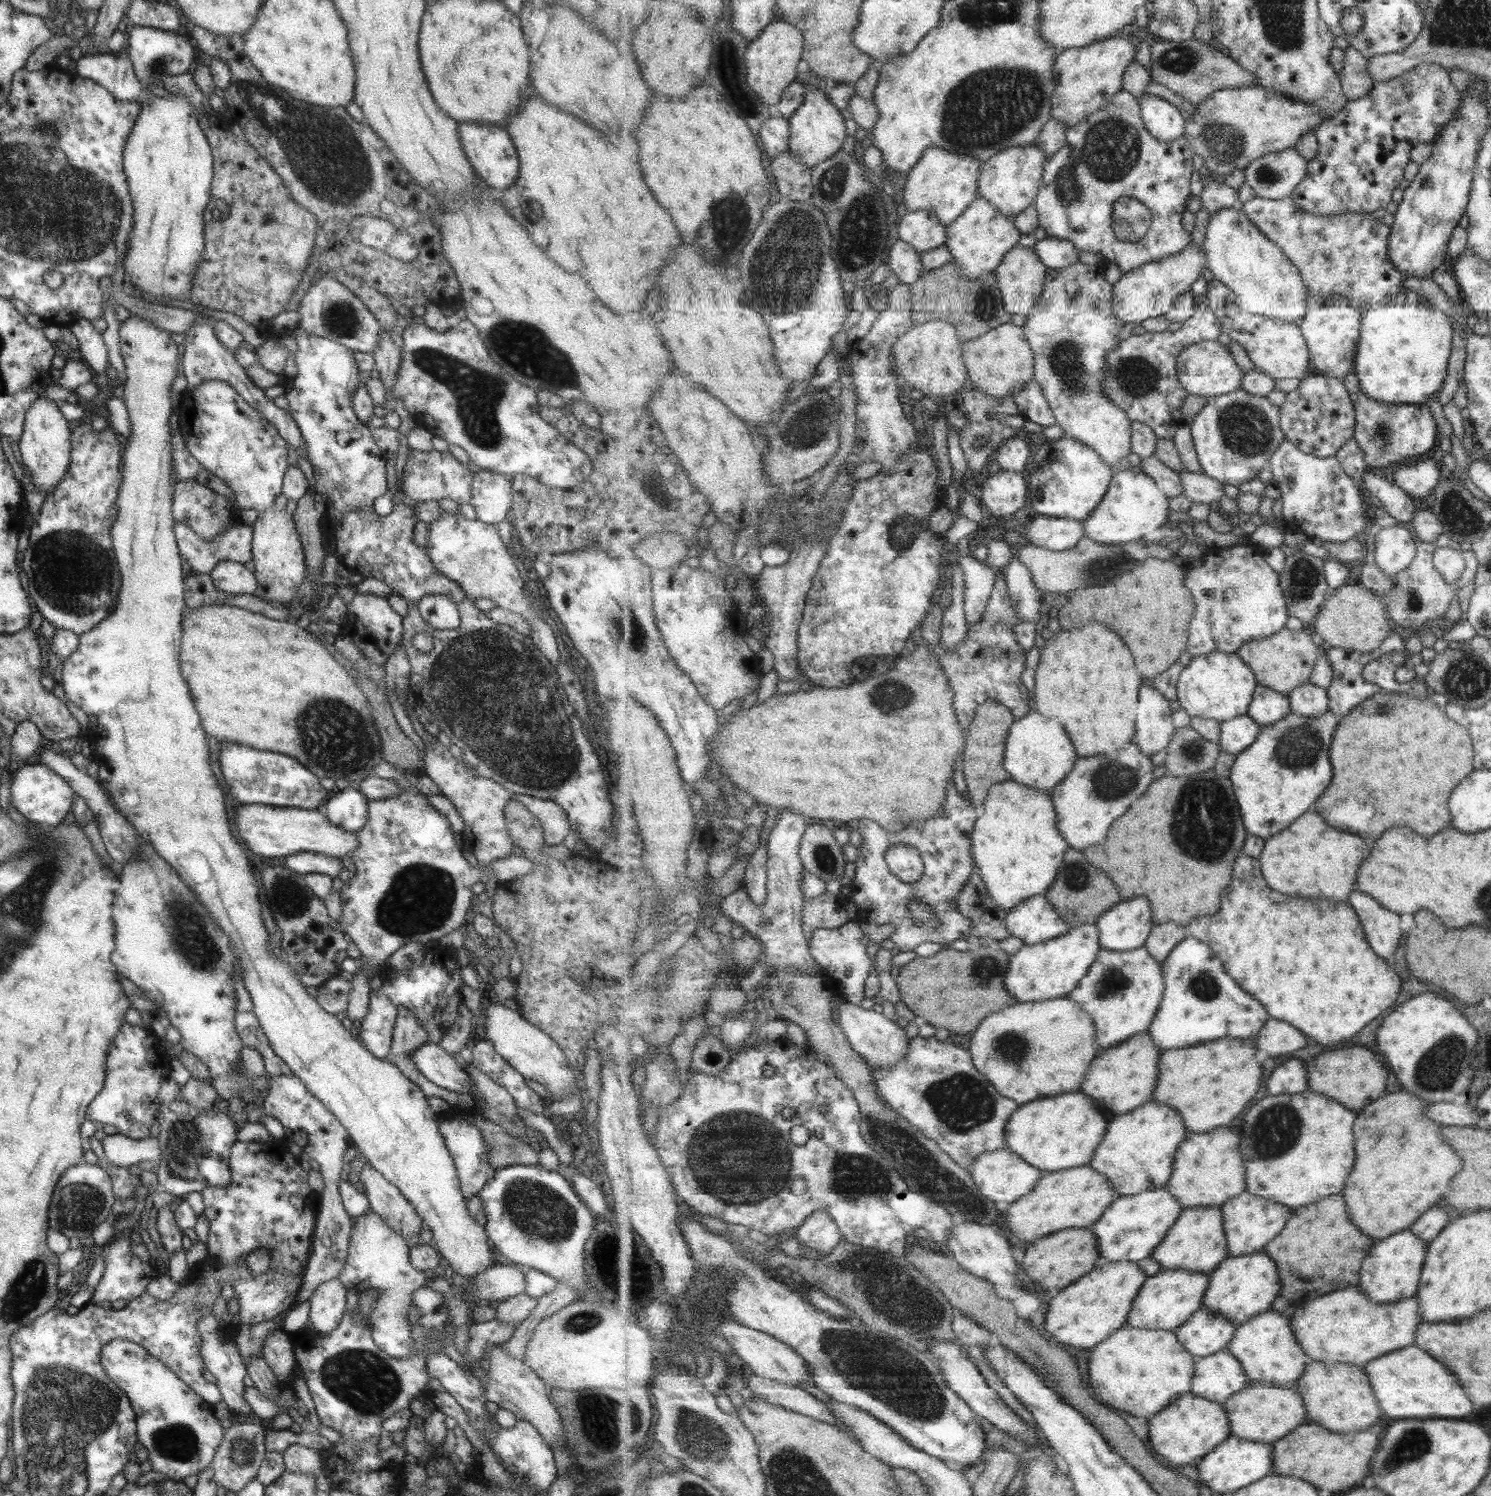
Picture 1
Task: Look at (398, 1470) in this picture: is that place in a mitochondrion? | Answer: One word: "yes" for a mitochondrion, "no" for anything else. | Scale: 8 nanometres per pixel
no

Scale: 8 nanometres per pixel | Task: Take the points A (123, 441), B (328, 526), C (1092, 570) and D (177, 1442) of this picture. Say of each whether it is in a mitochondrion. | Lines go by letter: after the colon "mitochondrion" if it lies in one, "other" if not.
A: other
B: other
C: mitochondrion
D: mitochondrion

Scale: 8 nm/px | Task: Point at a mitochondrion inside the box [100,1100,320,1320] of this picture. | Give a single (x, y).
(184, 1150)

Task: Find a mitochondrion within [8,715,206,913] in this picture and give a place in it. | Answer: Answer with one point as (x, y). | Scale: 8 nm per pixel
(34, 841)

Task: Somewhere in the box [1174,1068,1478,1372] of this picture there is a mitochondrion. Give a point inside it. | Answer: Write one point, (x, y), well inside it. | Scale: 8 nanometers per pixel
(1273, 1131)

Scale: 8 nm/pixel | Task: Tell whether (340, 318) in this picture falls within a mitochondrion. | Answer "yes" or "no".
yes

